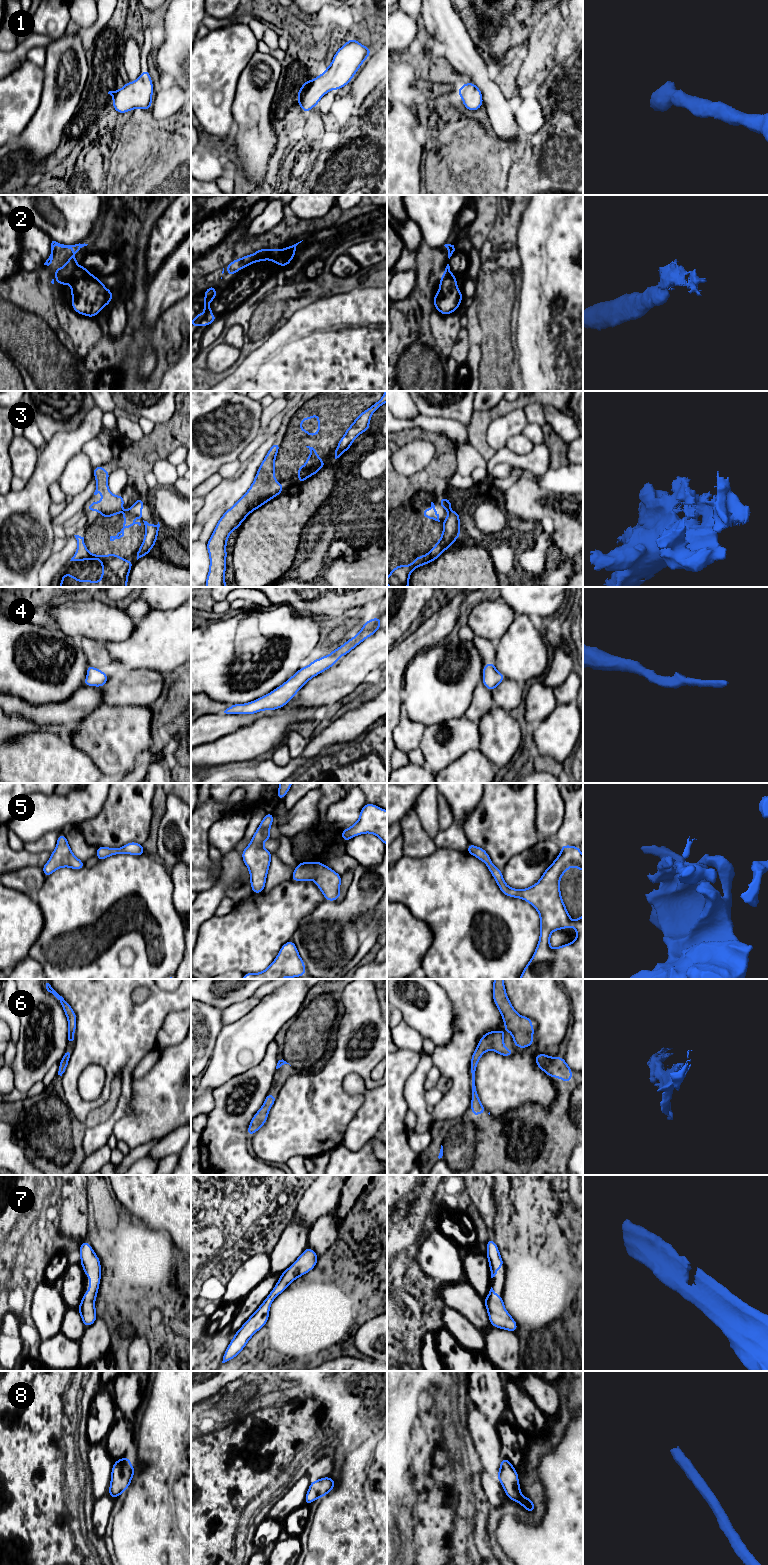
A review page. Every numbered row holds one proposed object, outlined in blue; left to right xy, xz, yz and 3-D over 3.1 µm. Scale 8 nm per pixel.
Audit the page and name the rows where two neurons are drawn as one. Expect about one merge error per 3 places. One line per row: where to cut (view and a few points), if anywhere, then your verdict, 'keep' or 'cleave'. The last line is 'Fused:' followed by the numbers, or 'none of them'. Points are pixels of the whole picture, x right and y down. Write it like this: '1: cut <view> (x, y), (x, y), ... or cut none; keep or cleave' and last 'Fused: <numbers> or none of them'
1: cut none; keep
2: cut none; keep
3: cut none; keep
4: cut none; keep
5: cut yz (475, 851), (484, 853), (489, 859); cleave
6: cut none; keep
7: cut none; keep
8: cut none; keep
Fused: 5

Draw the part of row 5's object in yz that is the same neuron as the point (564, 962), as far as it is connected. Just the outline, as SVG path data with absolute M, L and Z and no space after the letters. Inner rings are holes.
M561 845L561 853L554 862L545 870L540 880L533 886L518 890L509 887L503 878L502 871L495 867L485 853L476 851L476 854L484 860L490 873L493 875L499 889L504 895L521 898L529 902L540 916L540 938L537 948L524 968L519 979L583 979L583 914L576 921L572 921L566 909L560 892L560 879L567 870L574 866L583 871L583 855L580 847ZM573 926L577 932L576 939L555 949L550 948L550 935L555 930L561 930Z

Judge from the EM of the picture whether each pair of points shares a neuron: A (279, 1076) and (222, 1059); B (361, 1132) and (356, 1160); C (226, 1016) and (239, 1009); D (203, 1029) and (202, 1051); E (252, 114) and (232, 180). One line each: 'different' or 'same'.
A: different
B: different
C: same
D: same
E: different

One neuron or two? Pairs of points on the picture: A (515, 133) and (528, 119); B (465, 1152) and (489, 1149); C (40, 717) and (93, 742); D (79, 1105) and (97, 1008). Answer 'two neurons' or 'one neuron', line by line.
A: two neurons
B: one neuron
C: two neurons
D: one neuron

